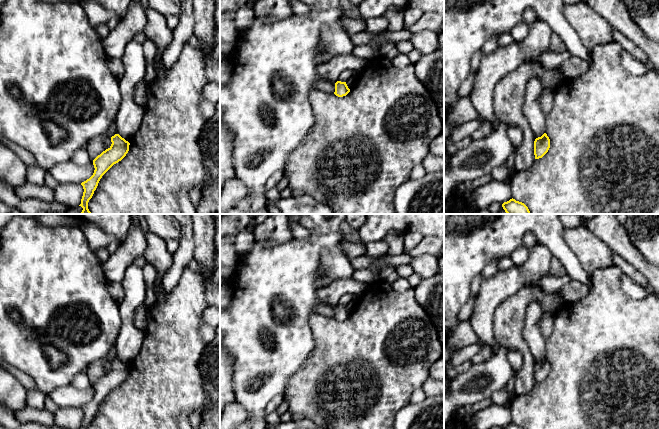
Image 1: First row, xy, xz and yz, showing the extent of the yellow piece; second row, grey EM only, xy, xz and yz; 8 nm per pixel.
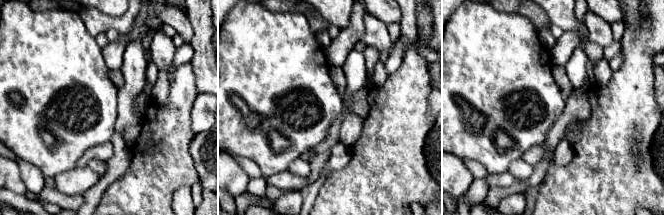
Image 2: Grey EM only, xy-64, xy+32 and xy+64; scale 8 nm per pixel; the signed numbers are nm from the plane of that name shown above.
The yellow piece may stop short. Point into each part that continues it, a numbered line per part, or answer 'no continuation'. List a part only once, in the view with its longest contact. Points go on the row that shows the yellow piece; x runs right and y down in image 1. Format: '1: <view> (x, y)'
no continuation

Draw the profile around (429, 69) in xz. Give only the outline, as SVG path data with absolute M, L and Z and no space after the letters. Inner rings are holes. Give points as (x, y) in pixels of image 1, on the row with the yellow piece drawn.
M444 48L424 55L414 64L414 72L432 96L444 129Z

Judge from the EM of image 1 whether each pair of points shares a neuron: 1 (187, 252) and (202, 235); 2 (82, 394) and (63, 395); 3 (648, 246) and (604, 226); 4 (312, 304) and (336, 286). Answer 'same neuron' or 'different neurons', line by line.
1: different neurons
2: same neuron
3: different neurons
4: different neurons

